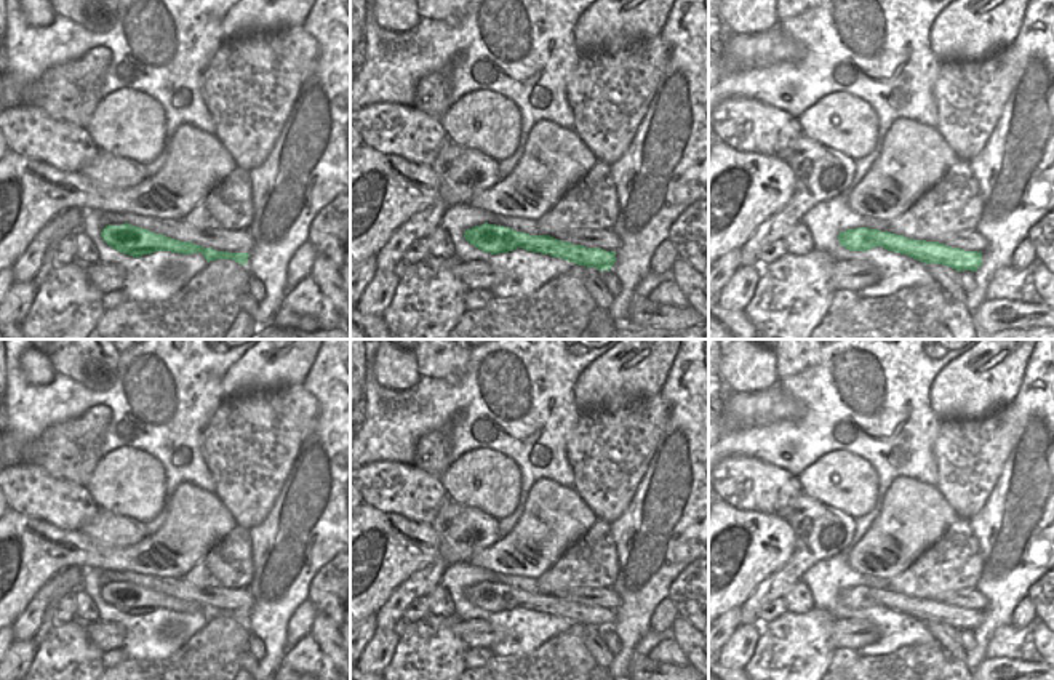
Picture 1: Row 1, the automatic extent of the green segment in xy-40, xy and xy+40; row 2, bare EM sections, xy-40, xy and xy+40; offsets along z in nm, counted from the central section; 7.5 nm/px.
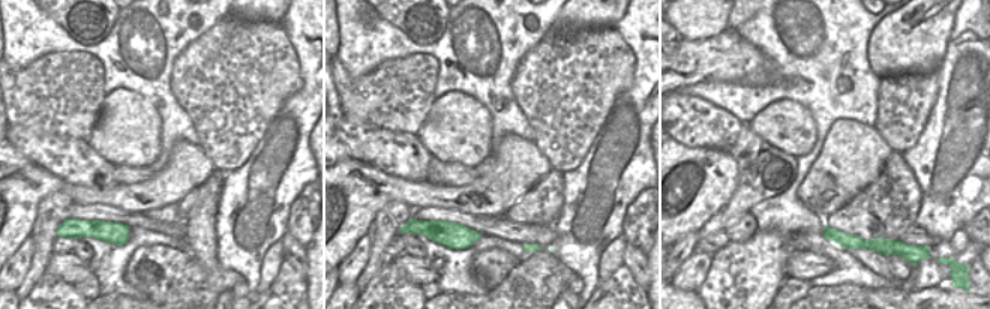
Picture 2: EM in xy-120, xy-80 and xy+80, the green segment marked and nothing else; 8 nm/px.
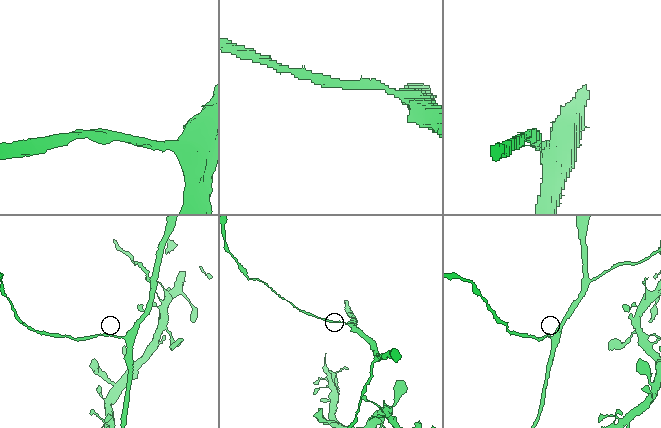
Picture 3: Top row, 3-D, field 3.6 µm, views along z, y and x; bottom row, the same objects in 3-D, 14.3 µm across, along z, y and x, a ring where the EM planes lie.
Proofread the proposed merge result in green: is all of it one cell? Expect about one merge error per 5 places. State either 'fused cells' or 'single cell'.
single cell

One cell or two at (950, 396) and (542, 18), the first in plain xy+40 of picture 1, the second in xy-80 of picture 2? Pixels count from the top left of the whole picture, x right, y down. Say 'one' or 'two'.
two

